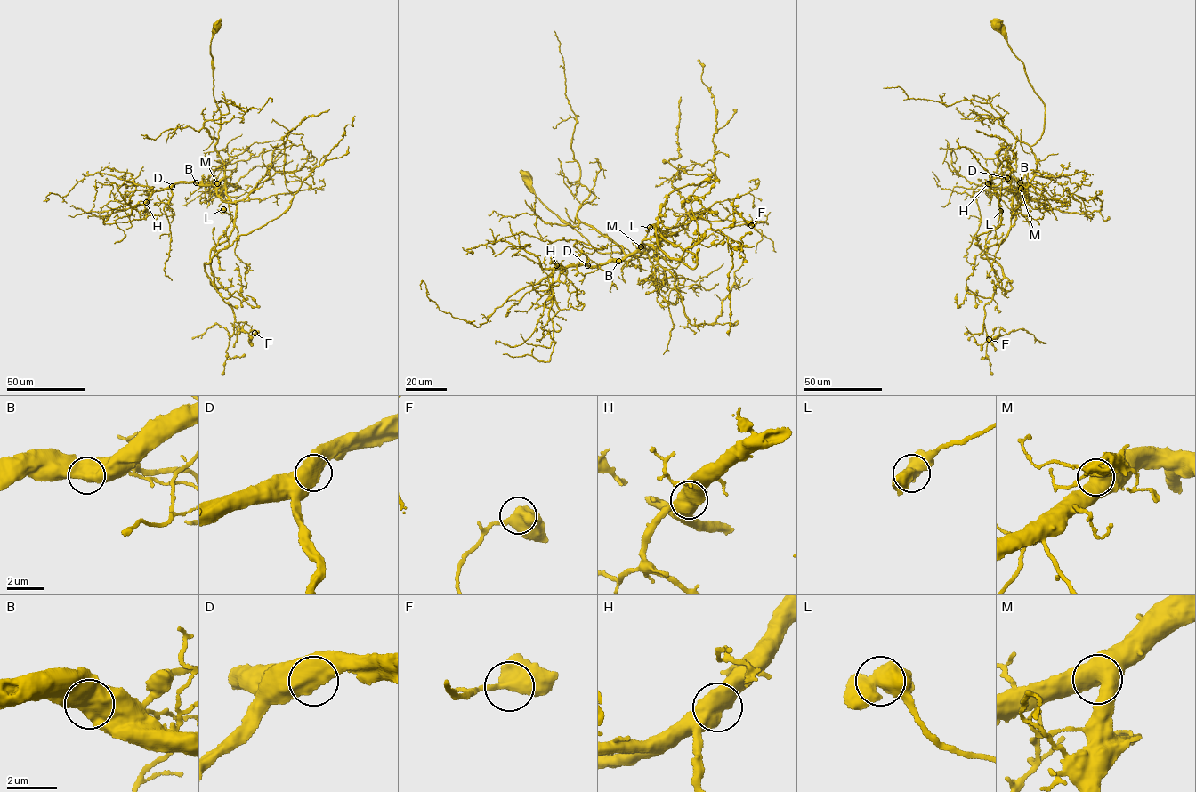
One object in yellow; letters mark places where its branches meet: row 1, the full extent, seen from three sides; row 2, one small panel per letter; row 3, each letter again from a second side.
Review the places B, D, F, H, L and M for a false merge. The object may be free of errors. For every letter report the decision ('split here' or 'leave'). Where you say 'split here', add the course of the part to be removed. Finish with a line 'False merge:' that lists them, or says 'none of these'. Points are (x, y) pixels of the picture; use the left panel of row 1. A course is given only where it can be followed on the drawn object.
B: leave
D: leave
F: leave
H: leave
L: leave
M: leave
False merge: none of these

